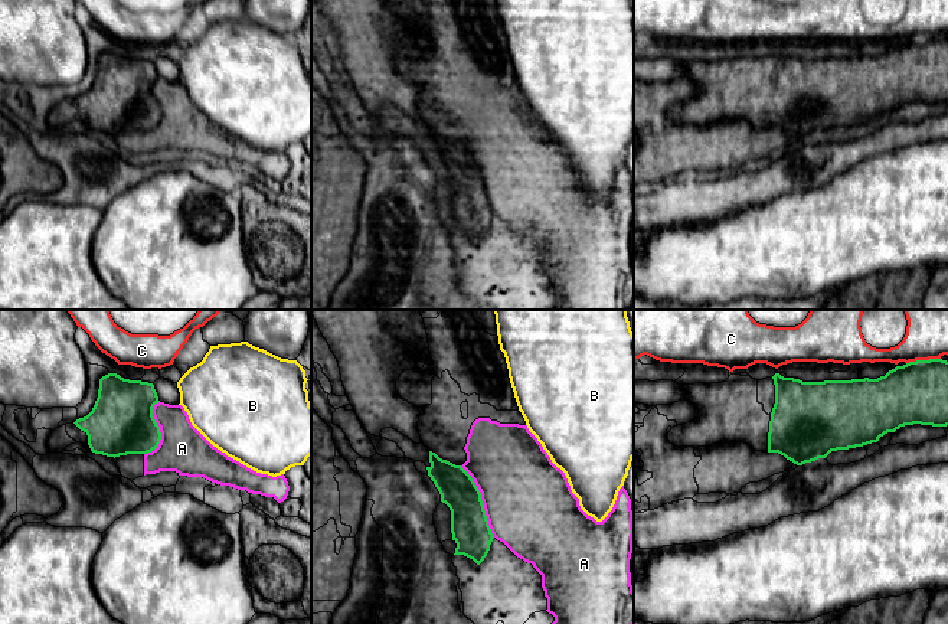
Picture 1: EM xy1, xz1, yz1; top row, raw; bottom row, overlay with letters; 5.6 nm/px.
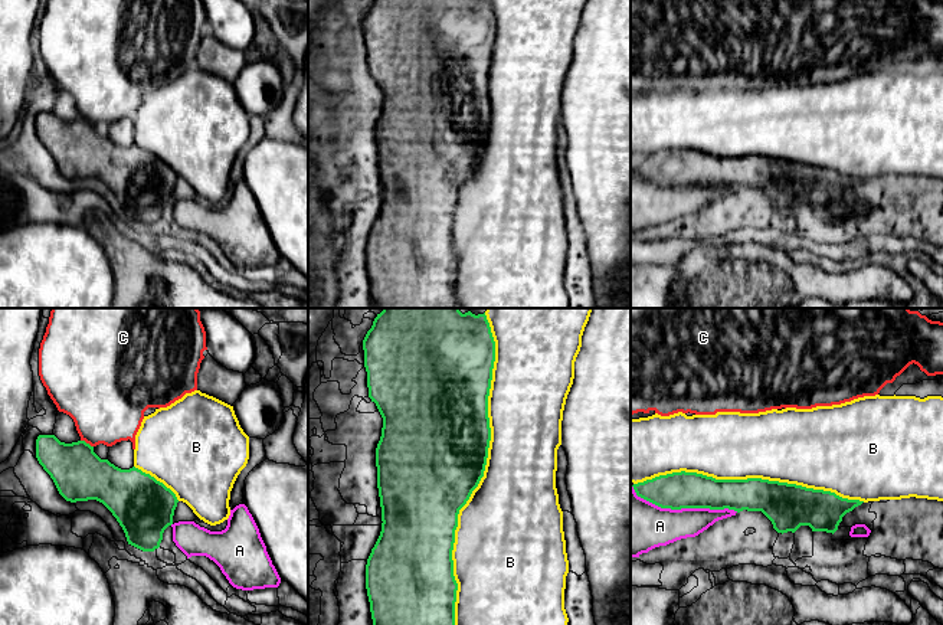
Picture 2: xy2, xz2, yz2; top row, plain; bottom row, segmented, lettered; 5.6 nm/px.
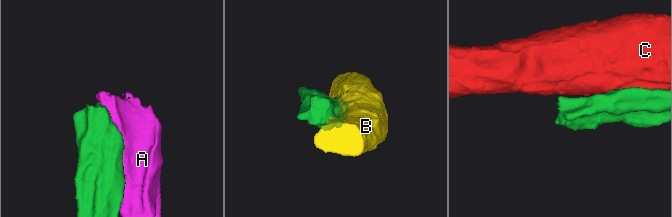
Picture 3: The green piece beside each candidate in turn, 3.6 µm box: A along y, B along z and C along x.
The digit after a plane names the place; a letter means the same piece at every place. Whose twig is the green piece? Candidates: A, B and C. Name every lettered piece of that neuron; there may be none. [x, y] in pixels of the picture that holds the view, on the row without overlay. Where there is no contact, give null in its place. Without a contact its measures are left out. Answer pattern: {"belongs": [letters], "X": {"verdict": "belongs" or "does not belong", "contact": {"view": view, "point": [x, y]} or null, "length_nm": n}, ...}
{"belongs": [], "A": {"verdict": "does not belong", "contact": {"view": "yz2", "point": [683, 185]}, "length_nm": 600}, "B": {"verdict": "does not belong", "contact": {"view": "xz2", "point": [483, 153]}, "length_nm": 1700}, "C": {"verdict": "does not belong", "contact": {"view": "yz1", "point": [922, 38]}, "length_nm": 190}}

